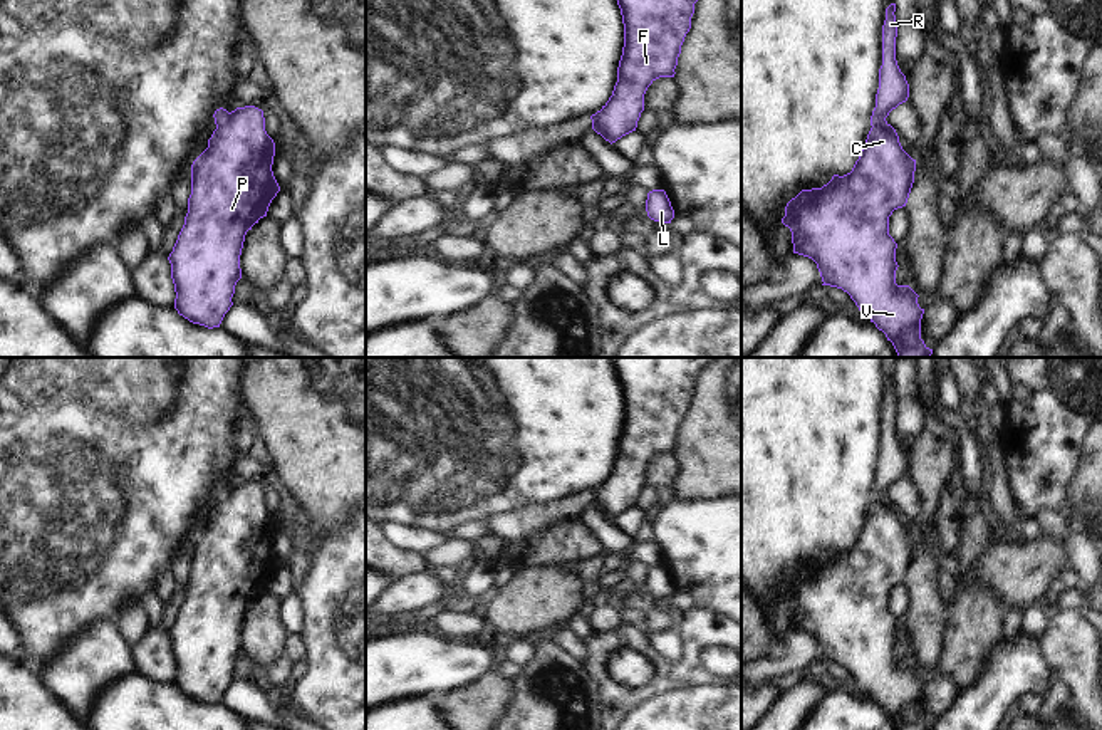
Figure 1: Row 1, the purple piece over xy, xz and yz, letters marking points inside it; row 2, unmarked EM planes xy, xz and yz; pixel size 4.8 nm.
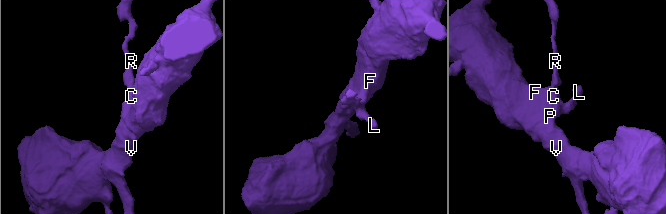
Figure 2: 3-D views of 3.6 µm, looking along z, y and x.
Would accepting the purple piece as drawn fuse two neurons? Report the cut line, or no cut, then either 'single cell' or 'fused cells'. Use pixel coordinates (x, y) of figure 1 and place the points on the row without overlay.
cut xy (230, 489), (217, 504); fused cells

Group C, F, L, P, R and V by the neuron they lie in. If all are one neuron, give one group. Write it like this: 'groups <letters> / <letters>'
groups C F L P V / R

